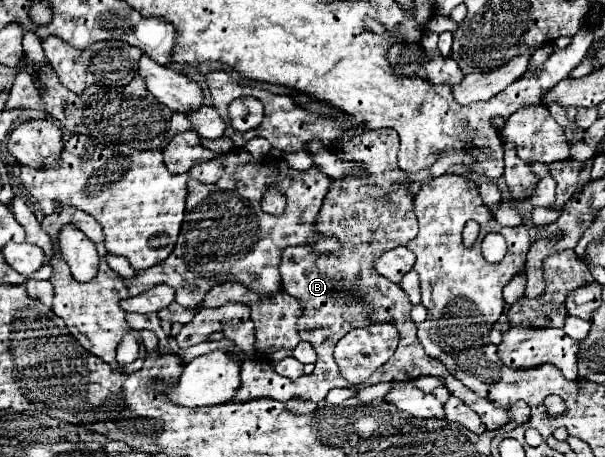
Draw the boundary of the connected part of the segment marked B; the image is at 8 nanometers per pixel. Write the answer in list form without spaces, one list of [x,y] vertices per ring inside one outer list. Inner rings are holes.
[[[390,128],[386,130],[366,130],[360,136],[354,136],[352,140],[348,140],[346,144],[336,148],[336,156],[340,160],[354,160],[358,164],[362,164],[366,168],[366,172],[370,174],[368,182],[362,182],[358,178],[344,178],[344,180],[334,180],[334,184],[330,186],[322,210],[318,214],[318,232],[326,232],[332,234],[340,240],[342,248],[340,248],[340,256],[316,256],[314,252],[310,252],[306,246],[296,246],[296,248],[286,248],[282,252],[282,260],[280,260],[280,276],[282,276],[282,288],[286,292],[290,292],[290,296],[298,298],[302,304],[302,316],[298,320],[298,332],[302,340],[308,340],[316,354],[318,354],[318,362],[316,362],[316,370],[312,374],[304,374],[298,380],[290,380],[289,378],[279,375],[269,363],[262,360],[244,360],[242,362],[242,372],[240,372],[240,388],[238,394],[234,396],[234,400],[252,400],[252,398],[262,398],[262,396],[270,396],[274,400],[290,400],[292,396],[300,396],[304,400],[312,400],[318,402],[322,400],[330,388],[346,388],[350,386],[346,380],[342,380],[342,376],[338,374],[338,366],[334,362],[334,346],[336,342],[352,328],[363,327],[363,324],[370,324],[376,322],[392,322],[398,330],[400,337],[400,344],[394,352],[394,356],[382,364],[376,374],[366,382],[368,384],[376,384],[376,382],[390,382],[390,380],[414,380],[418,376],[440,376],[446,382],[446,388],[450,390],[450,394],[458,396],[466,406],[470,406],[486,424],[488,430],[496,430],[500,428],[506,420],[508,414],[502,408],[496,408],[490,400],[476,396],[470,388],[462,386],[462,382],[458,382],[458,378],[450,376],[450,372],[444,368],[442,362],[438,362],[436,358],[430,358],[424,354],[422,344],[418,342],[417,338],[417,324],[415,324],[410,316],[413,307],[408,296],[404,290],[390,282],[388,278],[380,276],[374,268],[372,268],[372,254],[382,254],[390,248],[396,246],[406,246],[416,234],[418,234],[418,222],[414,216],[414,196],[408,194],[408,178],[406,174],[398,168],[396,164],[396,152],[398,152],[398,134]]]

